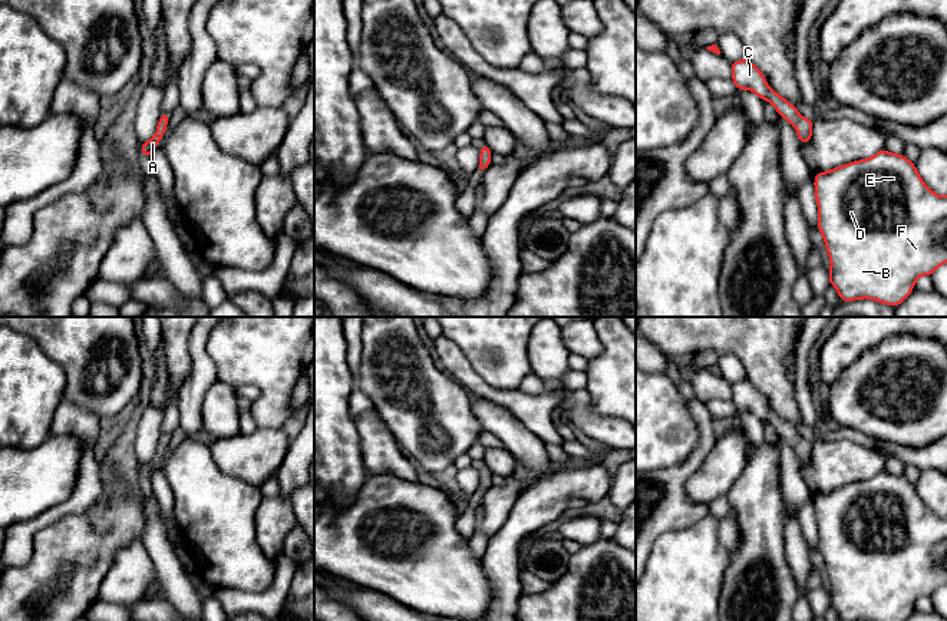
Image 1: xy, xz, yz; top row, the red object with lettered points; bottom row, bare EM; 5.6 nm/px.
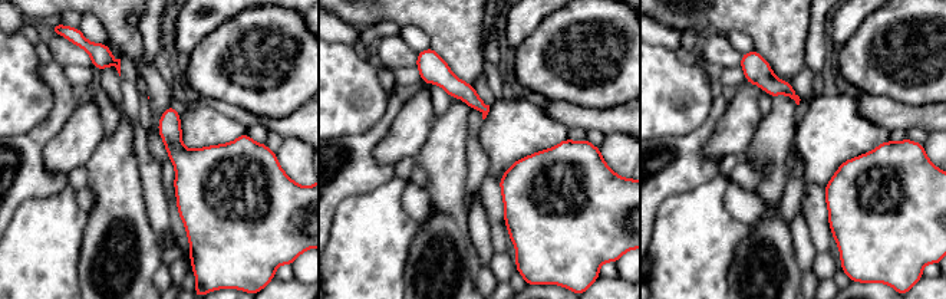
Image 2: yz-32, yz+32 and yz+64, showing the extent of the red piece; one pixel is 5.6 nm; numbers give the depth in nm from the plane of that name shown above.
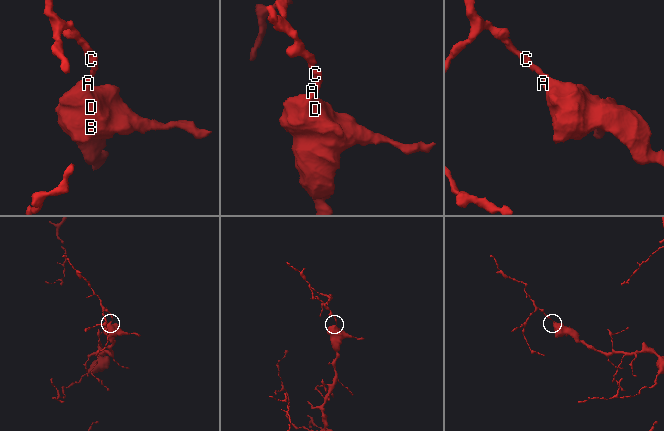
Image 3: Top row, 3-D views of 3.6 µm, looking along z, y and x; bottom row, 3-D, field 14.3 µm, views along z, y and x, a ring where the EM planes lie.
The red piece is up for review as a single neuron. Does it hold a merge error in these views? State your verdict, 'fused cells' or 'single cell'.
single cell

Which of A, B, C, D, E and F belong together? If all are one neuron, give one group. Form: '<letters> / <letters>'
A B C D E F

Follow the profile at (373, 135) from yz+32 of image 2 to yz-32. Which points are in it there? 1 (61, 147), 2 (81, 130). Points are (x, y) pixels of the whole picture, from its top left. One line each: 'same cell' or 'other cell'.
1: other cell
2: other cell

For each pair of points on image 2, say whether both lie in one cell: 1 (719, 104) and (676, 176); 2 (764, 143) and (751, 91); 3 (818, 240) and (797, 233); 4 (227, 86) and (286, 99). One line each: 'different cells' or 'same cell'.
1: same cell
2: different cells
3: different cells
4: same cell

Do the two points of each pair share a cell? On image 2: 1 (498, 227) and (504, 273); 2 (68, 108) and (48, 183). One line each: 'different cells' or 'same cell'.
1: different cells
2: same cell

